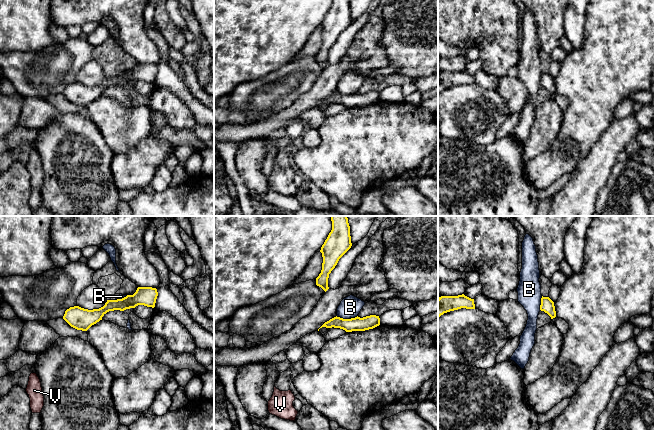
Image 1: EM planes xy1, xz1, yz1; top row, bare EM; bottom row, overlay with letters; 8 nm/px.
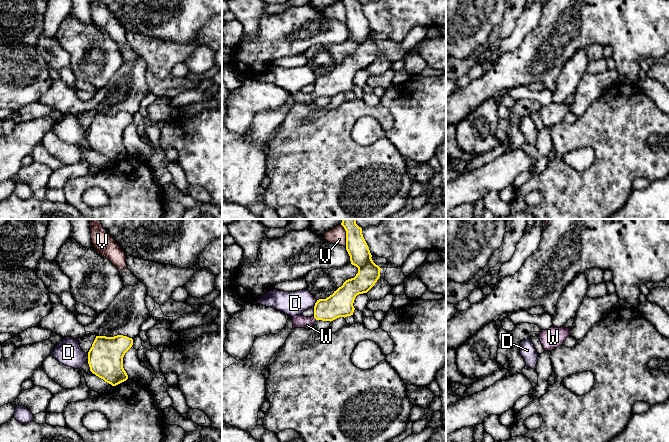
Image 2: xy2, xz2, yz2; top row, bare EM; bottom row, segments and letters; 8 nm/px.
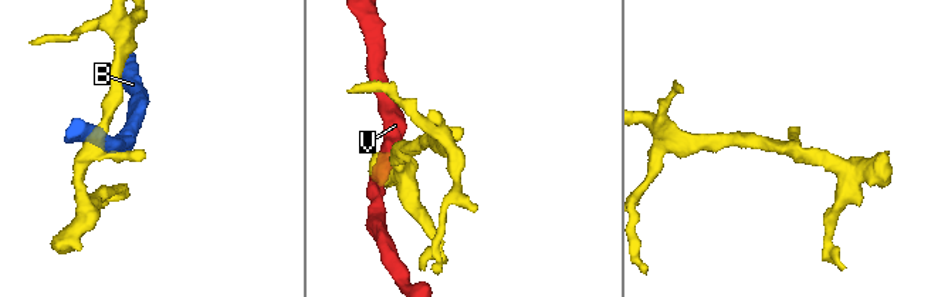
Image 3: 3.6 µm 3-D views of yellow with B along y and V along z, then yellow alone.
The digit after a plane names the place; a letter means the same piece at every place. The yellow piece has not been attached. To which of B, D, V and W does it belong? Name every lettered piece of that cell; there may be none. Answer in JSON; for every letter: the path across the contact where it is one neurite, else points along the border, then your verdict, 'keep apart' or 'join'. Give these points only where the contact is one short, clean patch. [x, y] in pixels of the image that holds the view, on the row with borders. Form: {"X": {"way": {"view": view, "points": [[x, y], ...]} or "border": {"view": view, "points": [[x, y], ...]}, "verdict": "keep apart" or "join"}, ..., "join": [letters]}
{"B": {"border": {"view": "xz1", "points": [[357, 315], [351, 318], [336, 316]]}, "verdict": "keep apart"}, "D": {"border": {"view": "xz2", "points": [[317, 300], [313, 306]]}, "verdict": "keep apart"}, "V": {"border": {"view": "xz2", "points": [[340, 224], [345, 231], [346, 246]]}, "verdict": "keep apart"}, "W": {"way": {"view": "xz2", "points": [[340, 304], [324, 309], [315, 318], [310, 321], [299, 321]]}, "verdict": "join"}, "join": ["W"]}

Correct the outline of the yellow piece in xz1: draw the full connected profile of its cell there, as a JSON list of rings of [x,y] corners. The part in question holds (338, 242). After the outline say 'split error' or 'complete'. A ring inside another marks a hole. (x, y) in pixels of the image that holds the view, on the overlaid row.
[[[331,216],[331,221],[332,230],[320,250],[323,257],[322,270],[316,278],[316,285],[325,292],[329,289],[329,274],[352,246],[347,216]]]; complete

